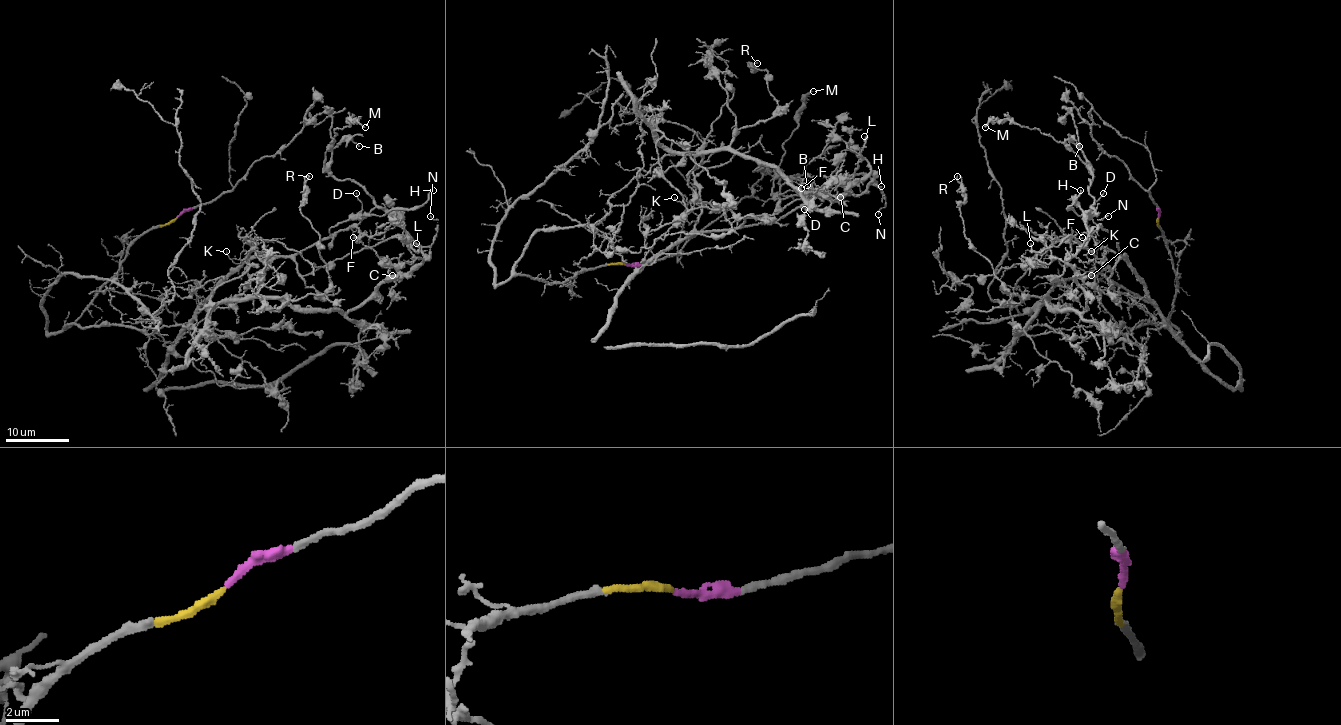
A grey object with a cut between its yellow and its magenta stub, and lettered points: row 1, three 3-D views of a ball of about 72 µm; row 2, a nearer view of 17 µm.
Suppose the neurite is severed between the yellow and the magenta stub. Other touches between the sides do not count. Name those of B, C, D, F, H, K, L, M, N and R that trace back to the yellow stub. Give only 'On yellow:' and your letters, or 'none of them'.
On yellow: B, C, D, F, H, K, L, M, N, R

